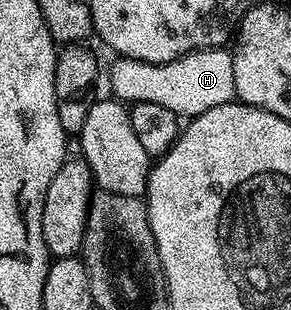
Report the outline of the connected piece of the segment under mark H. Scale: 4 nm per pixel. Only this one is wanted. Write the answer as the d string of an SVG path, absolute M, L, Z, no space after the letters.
M225 47L205 48L199 52L189 52L172 62L164 62L163 64L149 64L127 56L114 58L110 64L110 88L115 93L111 93L127 105L156 102L156 106L165 106L167 110L175 112L179 118L193 118L204 114L204 110L224 106L235 99L236 74L232 70L233 61L233 55Z

